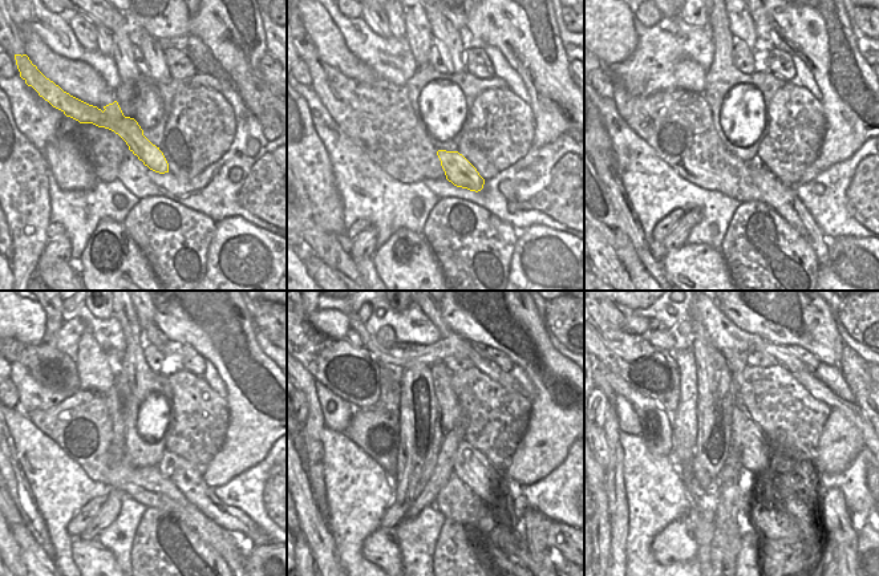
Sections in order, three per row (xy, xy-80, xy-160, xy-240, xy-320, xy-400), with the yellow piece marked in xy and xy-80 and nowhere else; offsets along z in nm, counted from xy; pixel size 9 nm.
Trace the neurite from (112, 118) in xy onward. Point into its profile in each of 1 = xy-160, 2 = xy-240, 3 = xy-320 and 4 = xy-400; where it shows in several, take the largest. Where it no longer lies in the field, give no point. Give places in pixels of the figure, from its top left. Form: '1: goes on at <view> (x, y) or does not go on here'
1: goes on at xy-160 (781, 197)
2: goes on at xy-240 (230, 560)
3: does not go on here
4: does not go on here

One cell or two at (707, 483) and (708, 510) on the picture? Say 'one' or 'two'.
one

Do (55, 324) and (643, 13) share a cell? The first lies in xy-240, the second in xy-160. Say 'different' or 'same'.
same

